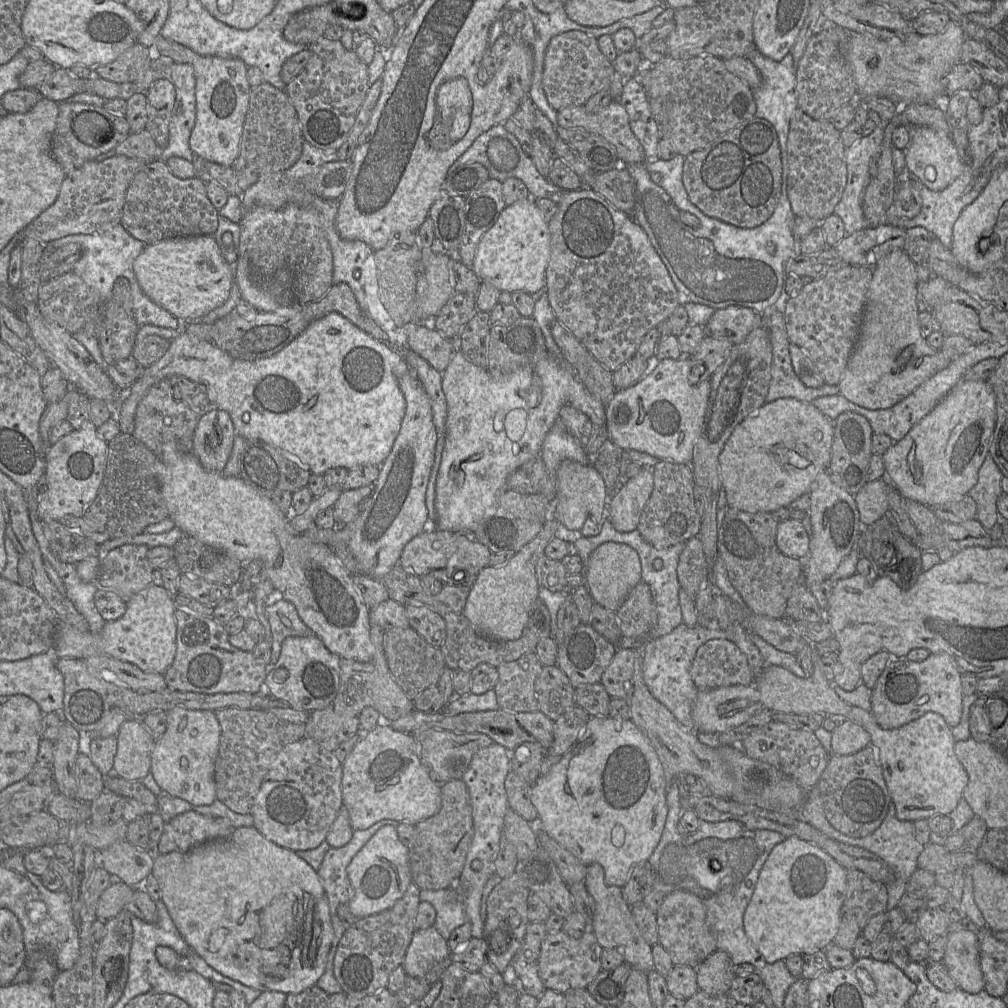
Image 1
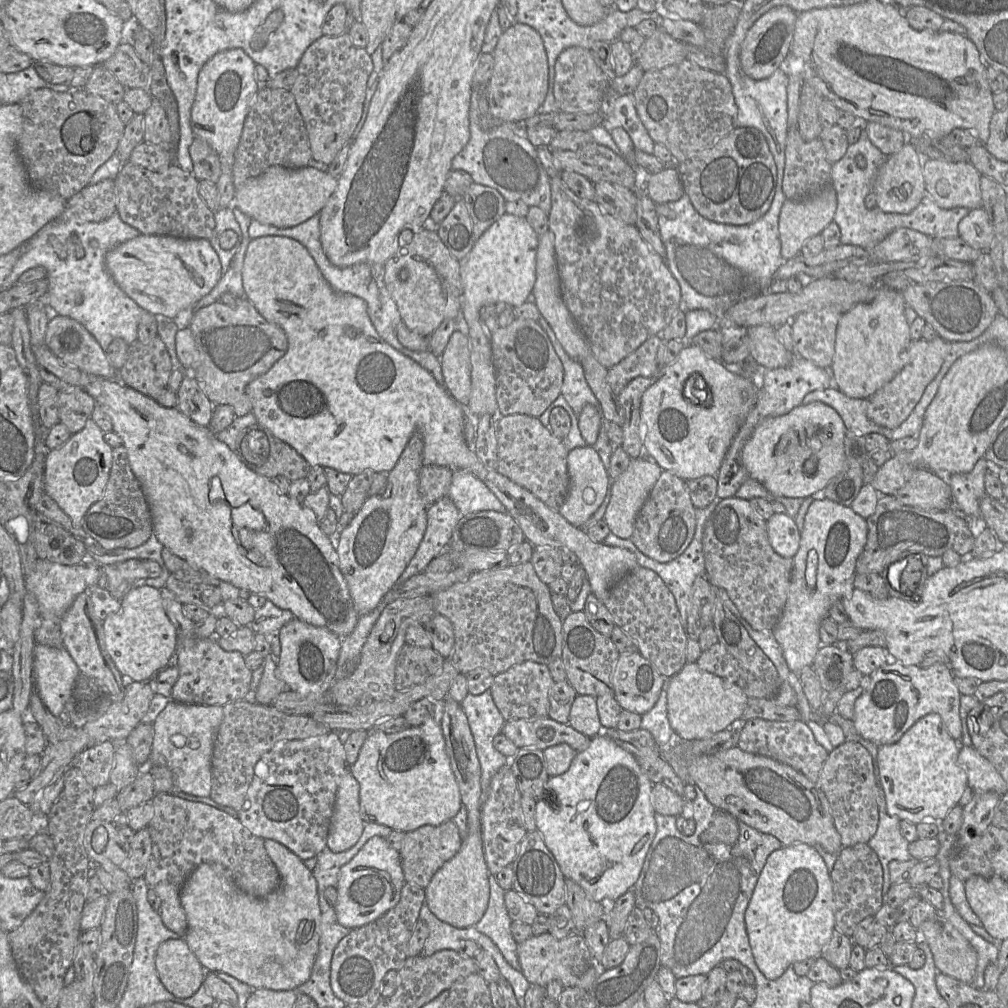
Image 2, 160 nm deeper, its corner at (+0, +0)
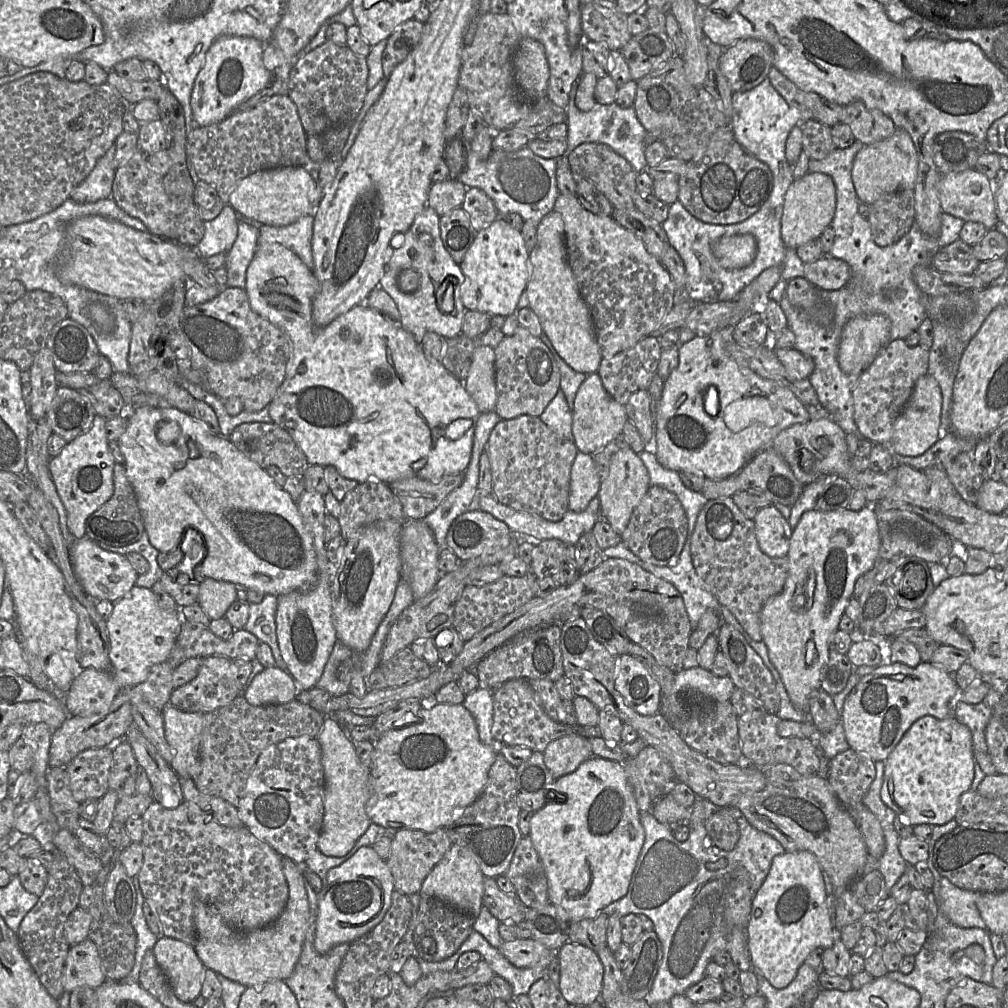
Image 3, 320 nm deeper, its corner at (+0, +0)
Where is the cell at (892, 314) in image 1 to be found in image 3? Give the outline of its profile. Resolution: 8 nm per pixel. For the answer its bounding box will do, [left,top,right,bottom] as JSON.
[837,314,890,374]

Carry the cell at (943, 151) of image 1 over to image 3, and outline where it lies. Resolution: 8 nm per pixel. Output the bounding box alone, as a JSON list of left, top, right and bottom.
[939,169,999,230]

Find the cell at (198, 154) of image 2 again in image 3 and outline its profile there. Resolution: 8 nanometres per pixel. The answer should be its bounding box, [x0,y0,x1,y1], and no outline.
[186,95,321,203]

